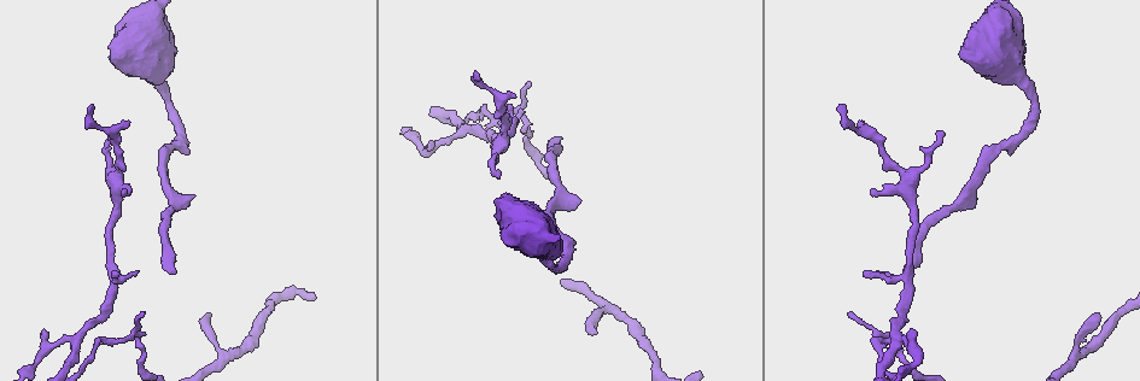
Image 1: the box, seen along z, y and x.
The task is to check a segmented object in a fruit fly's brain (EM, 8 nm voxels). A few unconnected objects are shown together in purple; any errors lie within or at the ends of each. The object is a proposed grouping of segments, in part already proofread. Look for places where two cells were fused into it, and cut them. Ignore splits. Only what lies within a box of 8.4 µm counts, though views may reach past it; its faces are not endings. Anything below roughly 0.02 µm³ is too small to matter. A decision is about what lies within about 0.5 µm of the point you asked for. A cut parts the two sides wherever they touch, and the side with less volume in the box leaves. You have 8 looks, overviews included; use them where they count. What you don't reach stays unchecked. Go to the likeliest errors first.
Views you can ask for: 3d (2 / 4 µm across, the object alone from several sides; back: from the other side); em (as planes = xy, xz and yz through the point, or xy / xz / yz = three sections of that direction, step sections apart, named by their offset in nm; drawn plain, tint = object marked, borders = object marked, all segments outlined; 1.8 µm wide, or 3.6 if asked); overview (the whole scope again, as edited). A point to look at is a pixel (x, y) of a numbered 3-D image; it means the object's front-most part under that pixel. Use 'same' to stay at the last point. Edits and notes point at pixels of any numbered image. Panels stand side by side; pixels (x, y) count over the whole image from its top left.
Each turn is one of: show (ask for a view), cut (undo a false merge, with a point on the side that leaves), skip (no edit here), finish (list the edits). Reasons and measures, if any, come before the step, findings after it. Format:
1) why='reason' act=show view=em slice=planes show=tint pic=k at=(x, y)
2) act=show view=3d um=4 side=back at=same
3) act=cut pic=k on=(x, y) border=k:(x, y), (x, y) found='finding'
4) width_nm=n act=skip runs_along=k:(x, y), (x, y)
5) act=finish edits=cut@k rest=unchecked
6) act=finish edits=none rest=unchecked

why='thin neck' act=show view=3d um=4 pic=1 at=(79, 336)

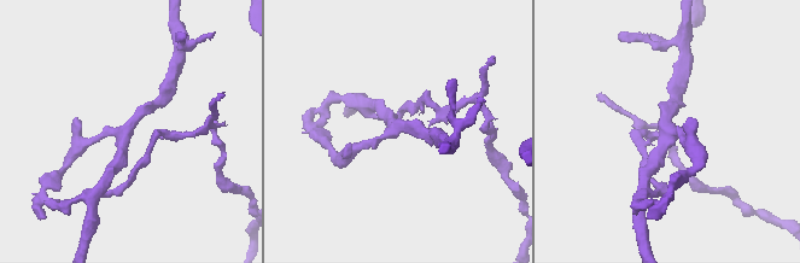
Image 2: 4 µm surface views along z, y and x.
arms=4 why='need the tissue' act=show view=em slice=planes show=tint pic=2 at=(399, 124)

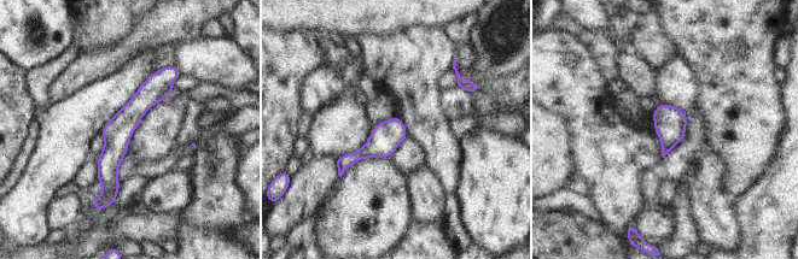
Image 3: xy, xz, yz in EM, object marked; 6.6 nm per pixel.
act=skip found='continuous, no second cell'

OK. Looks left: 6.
why='arms part here' act=show view=em slice=planes show=tint pic=1 at=(224, 360)

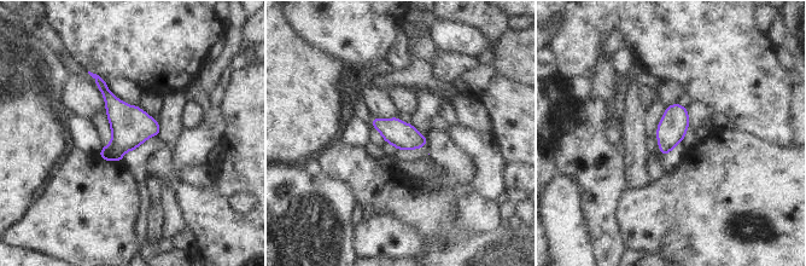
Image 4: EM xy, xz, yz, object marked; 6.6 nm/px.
act=skip found='one cell here'

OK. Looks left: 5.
why='arms part here' act=show view=em slice=planes show=tint pic=1 at=(502, 141)

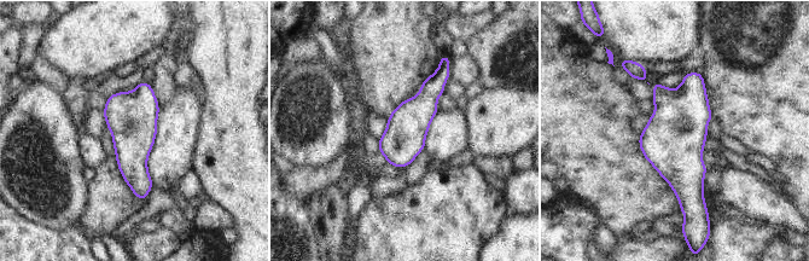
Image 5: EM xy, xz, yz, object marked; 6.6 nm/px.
act=skip found='continuous, no second cell'

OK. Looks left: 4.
act=finish edits=none rest=unchecked

